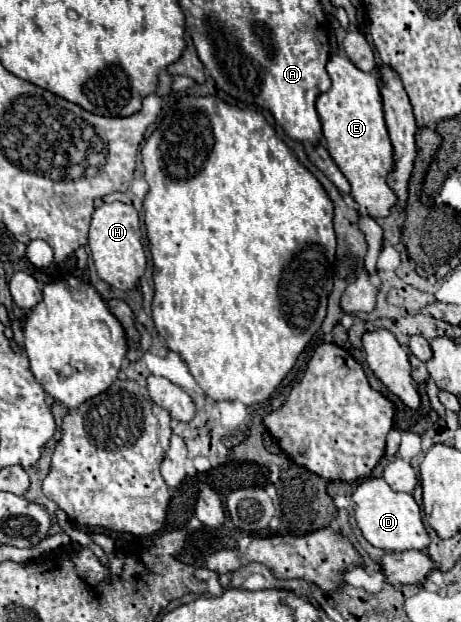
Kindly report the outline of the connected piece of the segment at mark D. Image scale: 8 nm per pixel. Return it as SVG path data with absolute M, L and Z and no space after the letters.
M372 477L358 485L358 489L352 493L352 501L356 503L354 517L358 529L362 531L366 541L372 543L374 547L380 547L384 551L410 551L410 549L424 551L428 547L430 539L422 523L420 507L412 495L396 493L384 479Z

